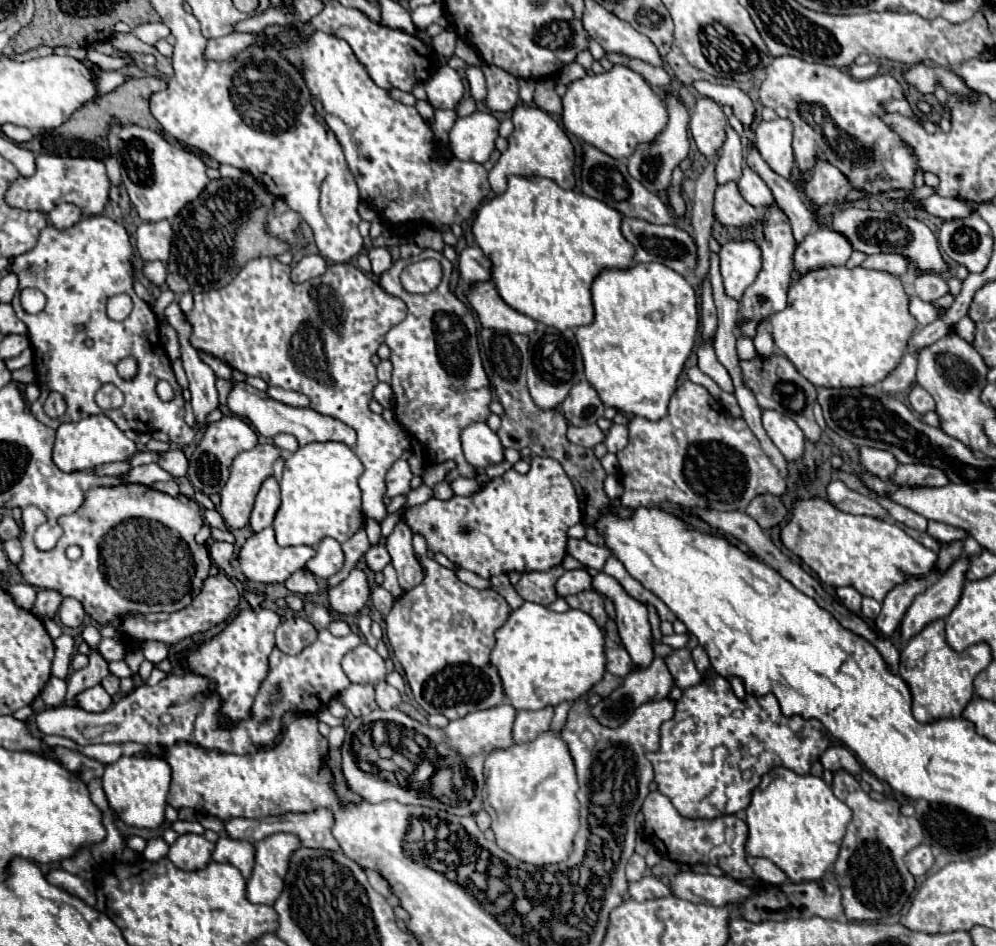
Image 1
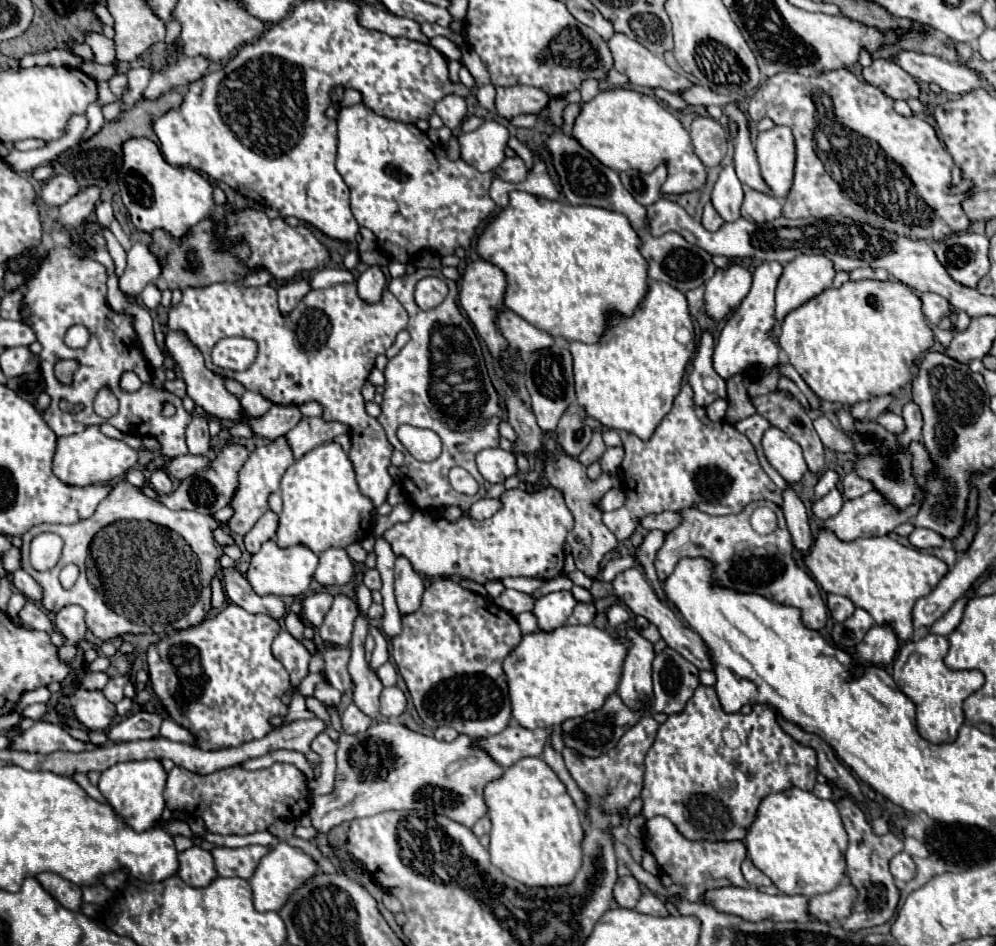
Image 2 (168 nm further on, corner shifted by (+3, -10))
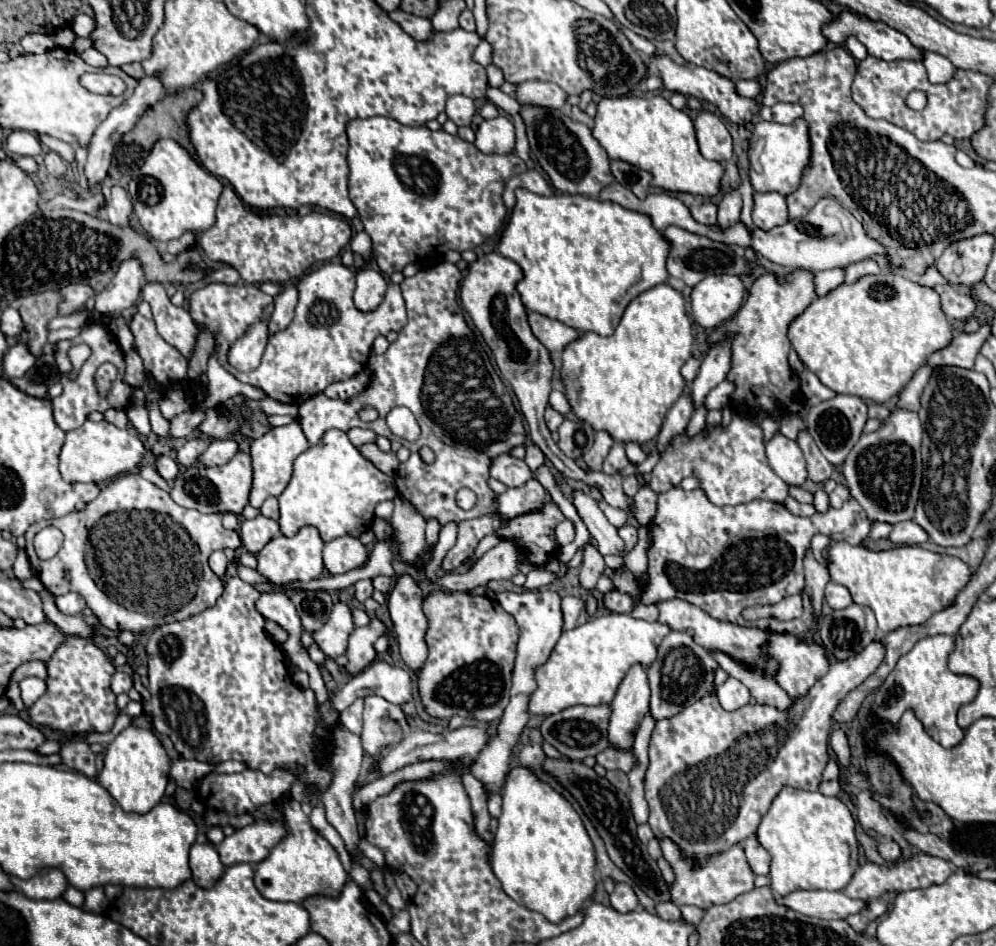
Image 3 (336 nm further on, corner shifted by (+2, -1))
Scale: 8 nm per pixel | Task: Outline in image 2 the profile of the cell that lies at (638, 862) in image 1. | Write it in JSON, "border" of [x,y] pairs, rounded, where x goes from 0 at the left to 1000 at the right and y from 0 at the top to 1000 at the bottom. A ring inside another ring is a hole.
{"border":[[[635,924],[627,926],[620,930],[620,934],[616,937],[616,951],[620,953],[622,960],[631,960],[635,962],[641,951],[643,951],[645,943],[643,943],[643,934],[639,932],[639,928]]]}

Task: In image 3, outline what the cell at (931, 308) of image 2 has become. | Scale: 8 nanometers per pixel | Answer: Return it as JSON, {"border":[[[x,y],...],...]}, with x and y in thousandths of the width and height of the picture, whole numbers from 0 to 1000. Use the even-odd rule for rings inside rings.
{"border":[[[939,301],[937,305],[945,314],[945,327],[951,333],[951,337],[971,339],[977,333],[979,316],[971,308],[959,305],[957,301]]]}

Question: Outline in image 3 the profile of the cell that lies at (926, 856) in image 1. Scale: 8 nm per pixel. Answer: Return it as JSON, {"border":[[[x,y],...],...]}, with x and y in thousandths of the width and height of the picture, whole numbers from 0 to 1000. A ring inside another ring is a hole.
{"border":[[[891,887],[889,891],[887,891],[887,889],[883,889],[881,900],[883,900],[883,902],[885,902],[885,906],[887,906],[889,910],[893,910],[893,912],[897,912],[897,910],[905,908],[905,895],[903,895],[897,887]]]}

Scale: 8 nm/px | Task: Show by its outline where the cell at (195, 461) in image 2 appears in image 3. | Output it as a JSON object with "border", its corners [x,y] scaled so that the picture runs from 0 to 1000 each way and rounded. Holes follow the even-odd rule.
{"border":[[[216,464],[216,466],[212,466],[212,470],[206,475],[206,479],[202,479],[200,489],[204,489],[206,494],[224,492],[224,489],[228,489],[238,477],[240,477],[238,466],[234,466],[234,464]]]}

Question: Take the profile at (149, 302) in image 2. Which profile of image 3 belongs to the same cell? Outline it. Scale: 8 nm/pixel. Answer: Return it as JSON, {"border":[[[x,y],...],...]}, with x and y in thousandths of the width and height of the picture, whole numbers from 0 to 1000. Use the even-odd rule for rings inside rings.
{"border":[[[148,299],[142,308],[142,316],[152,322],[160,354],[186,379],[192,379],[198,367],[198,344],[194,344],[188,327],[176,325],[162,299]]]}

